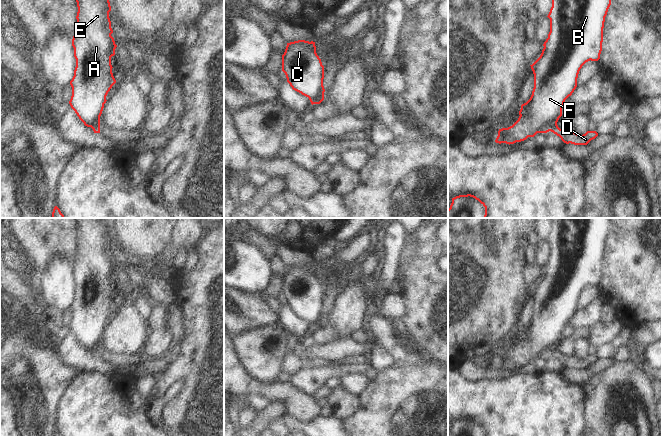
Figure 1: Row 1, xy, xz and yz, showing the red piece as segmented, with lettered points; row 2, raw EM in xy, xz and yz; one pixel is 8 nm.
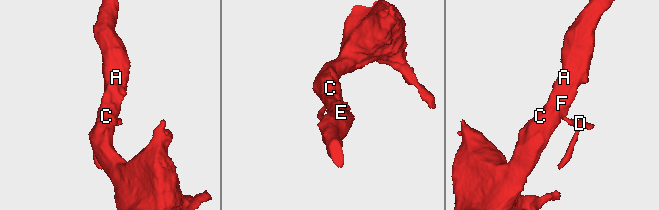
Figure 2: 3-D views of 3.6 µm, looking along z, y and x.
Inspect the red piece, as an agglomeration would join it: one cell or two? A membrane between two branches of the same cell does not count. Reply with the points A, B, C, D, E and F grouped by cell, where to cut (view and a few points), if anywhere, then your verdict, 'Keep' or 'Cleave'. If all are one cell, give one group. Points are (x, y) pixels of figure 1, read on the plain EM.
Groups: A B C E F / D. Split along yz (556, 348), (549, 354). Cleave.

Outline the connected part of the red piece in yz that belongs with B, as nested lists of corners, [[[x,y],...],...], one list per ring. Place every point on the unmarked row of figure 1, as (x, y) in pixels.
[[[551,218],[552,231],[548,238],[550,256],[544,266],[540,281],[532,288],[534,298],[534,312],[530,323],[521,329],[518,344],[508,352],[498,355],[496,367],[514,368],[534,361],[537,357],[547,357],[553,349],[557,349],[562,340],[565,324],[572,319],[577,311],[577,302],[580,293],[588,285],[598,285],[602,275],[603,252],[605,241],[611,229],[612,218]]]

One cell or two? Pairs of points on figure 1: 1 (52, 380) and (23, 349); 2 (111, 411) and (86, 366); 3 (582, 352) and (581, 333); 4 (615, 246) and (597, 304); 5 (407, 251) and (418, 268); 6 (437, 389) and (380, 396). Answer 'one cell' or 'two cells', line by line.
1: one cell
2: two cells
3: two cells
4: two cells
5: two cells
6: one cell

